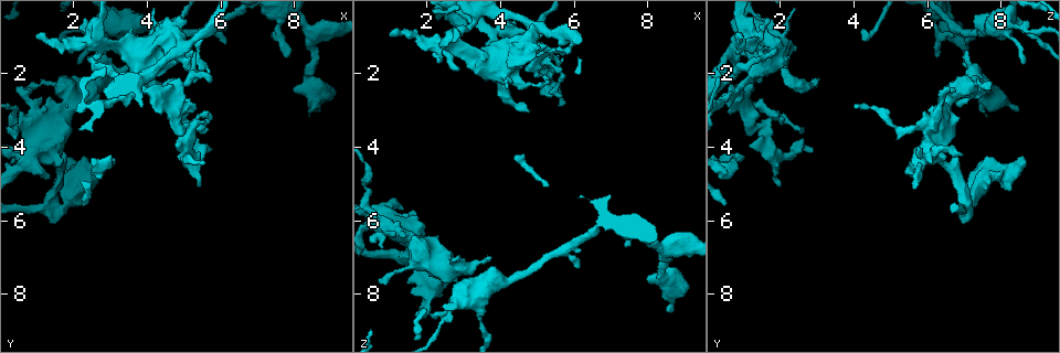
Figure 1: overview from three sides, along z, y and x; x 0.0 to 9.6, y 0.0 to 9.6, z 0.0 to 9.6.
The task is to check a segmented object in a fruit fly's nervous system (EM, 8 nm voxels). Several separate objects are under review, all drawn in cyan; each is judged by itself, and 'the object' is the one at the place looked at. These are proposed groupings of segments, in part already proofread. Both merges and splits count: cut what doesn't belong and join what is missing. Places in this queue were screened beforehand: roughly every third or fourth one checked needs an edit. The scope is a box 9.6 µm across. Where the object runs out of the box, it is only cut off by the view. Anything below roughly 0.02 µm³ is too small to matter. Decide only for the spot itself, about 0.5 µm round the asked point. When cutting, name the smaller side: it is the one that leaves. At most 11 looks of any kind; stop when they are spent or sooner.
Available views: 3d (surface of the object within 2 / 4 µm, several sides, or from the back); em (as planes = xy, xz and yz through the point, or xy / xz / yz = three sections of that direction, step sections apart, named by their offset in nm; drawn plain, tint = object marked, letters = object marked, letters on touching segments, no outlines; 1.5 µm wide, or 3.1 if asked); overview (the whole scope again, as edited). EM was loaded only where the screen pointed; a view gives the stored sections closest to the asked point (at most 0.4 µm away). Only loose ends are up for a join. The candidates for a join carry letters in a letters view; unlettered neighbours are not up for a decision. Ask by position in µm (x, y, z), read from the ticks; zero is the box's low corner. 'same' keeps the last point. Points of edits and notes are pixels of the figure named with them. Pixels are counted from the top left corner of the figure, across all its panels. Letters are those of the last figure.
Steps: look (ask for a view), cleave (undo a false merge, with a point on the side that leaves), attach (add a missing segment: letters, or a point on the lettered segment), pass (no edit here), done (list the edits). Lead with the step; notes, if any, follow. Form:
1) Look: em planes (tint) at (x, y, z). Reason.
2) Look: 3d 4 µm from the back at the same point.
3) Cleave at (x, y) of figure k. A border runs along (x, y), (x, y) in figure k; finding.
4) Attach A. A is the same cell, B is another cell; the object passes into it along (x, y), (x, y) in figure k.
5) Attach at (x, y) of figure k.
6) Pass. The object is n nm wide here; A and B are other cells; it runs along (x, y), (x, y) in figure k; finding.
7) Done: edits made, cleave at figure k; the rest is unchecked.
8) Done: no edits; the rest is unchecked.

Look: em xy step 8 (tint) at (3.75, 1.75, 7.00). Branch stops here.

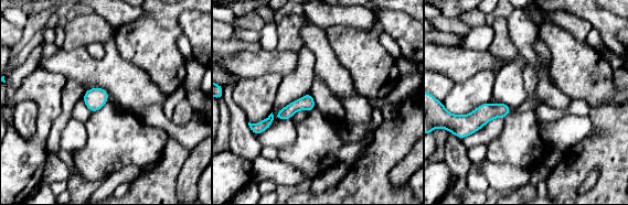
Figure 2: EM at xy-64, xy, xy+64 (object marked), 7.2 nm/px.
Look: em yz step 8 (letters) at the same point.

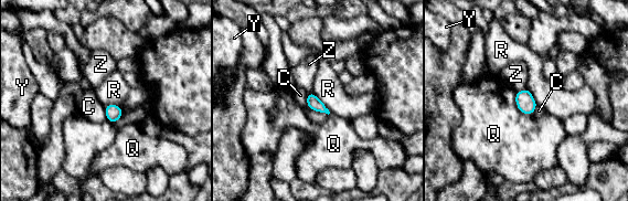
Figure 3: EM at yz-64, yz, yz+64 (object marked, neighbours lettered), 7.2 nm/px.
Pass. C, Q, R, Y and Z are other cells; a border runs along (515, 92), (515, 106), (532, 115) in figure 3; none of them fits.

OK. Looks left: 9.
Look: 3d 4 µm at (1.55, 5.65, 7.00). Abrupt turn.

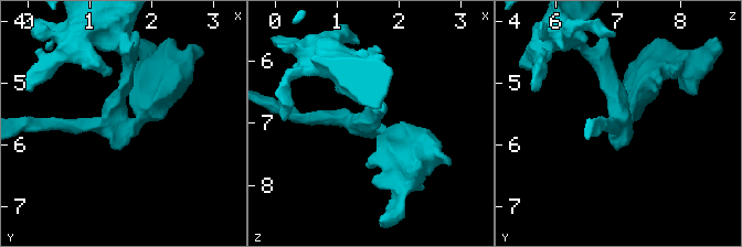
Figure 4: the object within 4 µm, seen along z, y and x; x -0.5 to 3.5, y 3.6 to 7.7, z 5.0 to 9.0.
Look: em xy step 8 (letters) at (1.55, 5.70, 7.05). 3 arms meet here; the arms are 180, 200, 400 nm wide.

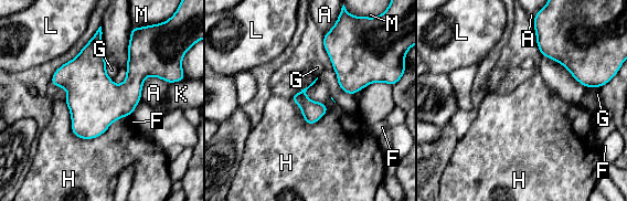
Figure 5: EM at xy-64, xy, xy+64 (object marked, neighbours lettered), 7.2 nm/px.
Pass. A, F, G, H, K, L and M are other cells; a border runs along (107, 63), (106, 74), (112, 80) in figure 5; all the same neuron.

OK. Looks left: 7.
Look: em planes (plain) at (0.70, 2.40, 7.65). Free end.

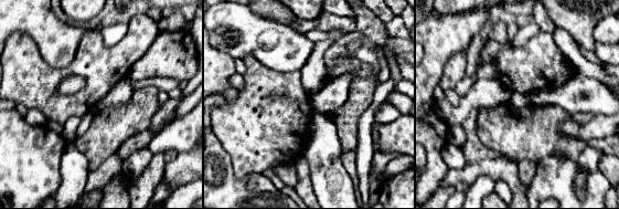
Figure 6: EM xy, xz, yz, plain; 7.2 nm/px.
Look: em planes (letters) at the same point.

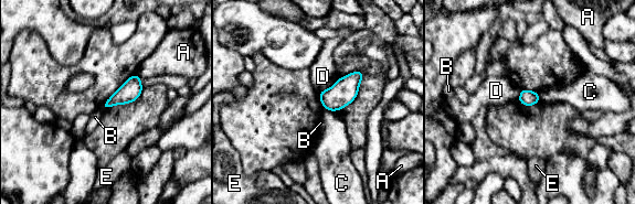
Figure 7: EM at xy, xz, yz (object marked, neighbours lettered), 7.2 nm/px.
Pass. A, B, C, D and E are other cells; no lettered segment goes on from it.

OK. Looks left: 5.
Look: em planes (letters) at (5.25, 2.30, 2.15). Free end.

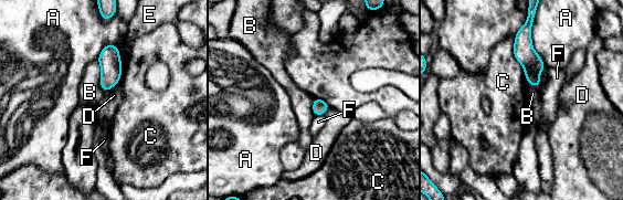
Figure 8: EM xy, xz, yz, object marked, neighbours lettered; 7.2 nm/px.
Pass. The object is 100 nm wide here; A, B, C, D, E and F are other cells; a border runs along (545, 67), (538, 86), (525, 80) in figure 8; no lettered segment goes on from it.

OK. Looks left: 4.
Done: no edits; the rest is unchecked.

